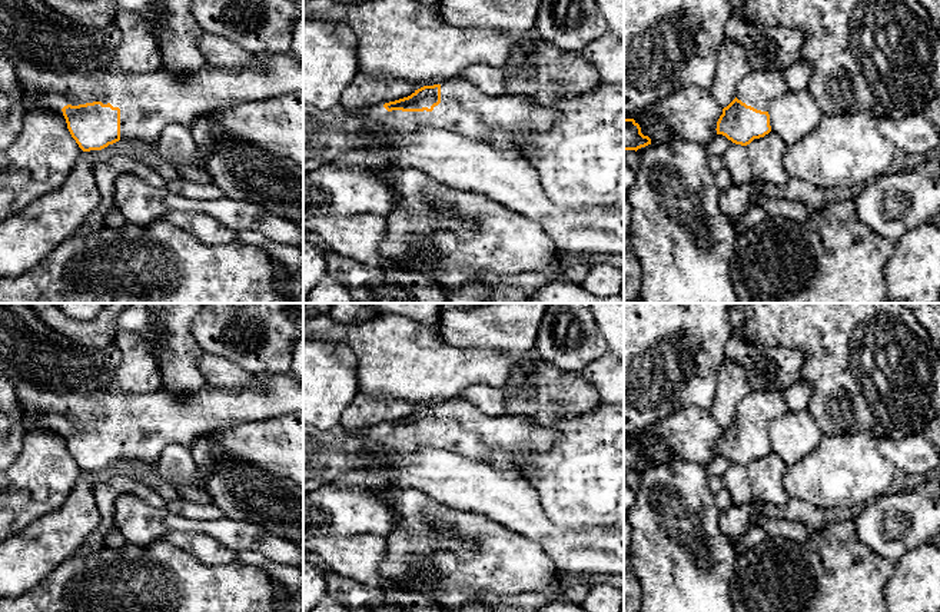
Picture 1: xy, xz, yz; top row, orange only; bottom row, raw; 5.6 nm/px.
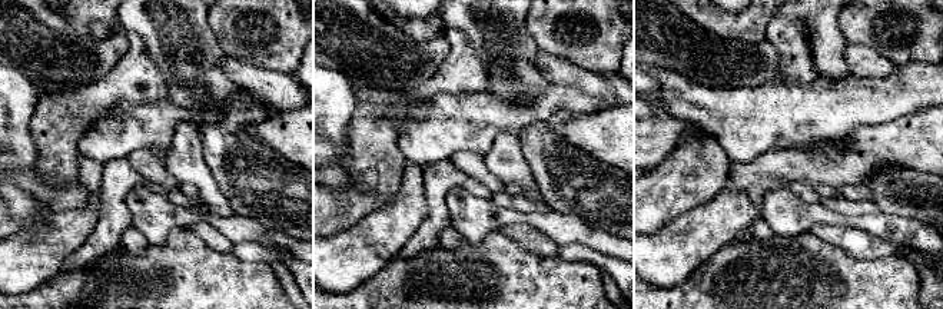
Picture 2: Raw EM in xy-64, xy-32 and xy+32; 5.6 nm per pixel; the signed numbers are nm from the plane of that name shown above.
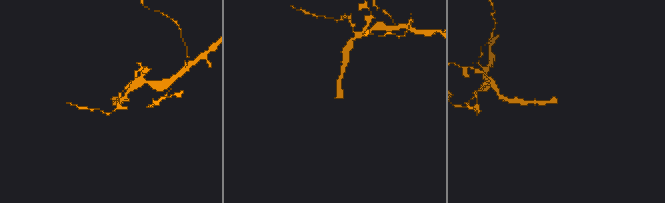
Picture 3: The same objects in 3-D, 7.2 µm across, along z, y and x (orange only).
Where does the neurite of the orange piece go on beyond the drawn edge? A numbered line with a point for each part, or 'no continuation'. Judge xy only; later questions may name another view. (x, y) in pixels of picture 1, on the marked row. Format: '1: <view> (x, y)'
1: xy (148, 103)

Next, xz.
1: xz (464, 109)

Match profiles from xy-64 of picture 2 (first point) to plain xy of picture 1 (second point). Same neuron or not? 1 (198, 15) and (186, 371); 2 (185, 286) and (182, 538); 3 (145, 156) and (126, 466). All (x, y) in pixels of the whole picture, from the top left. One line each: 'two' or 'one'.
1: one
2: two
3: two

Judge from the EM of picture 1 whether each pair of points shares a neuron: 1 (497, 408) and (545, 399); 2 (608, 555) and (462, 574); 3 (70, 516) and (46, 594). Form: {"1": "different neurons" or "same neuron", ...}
{"1": "different neurons", "2": "different neurons", "3": "different neurons"}

